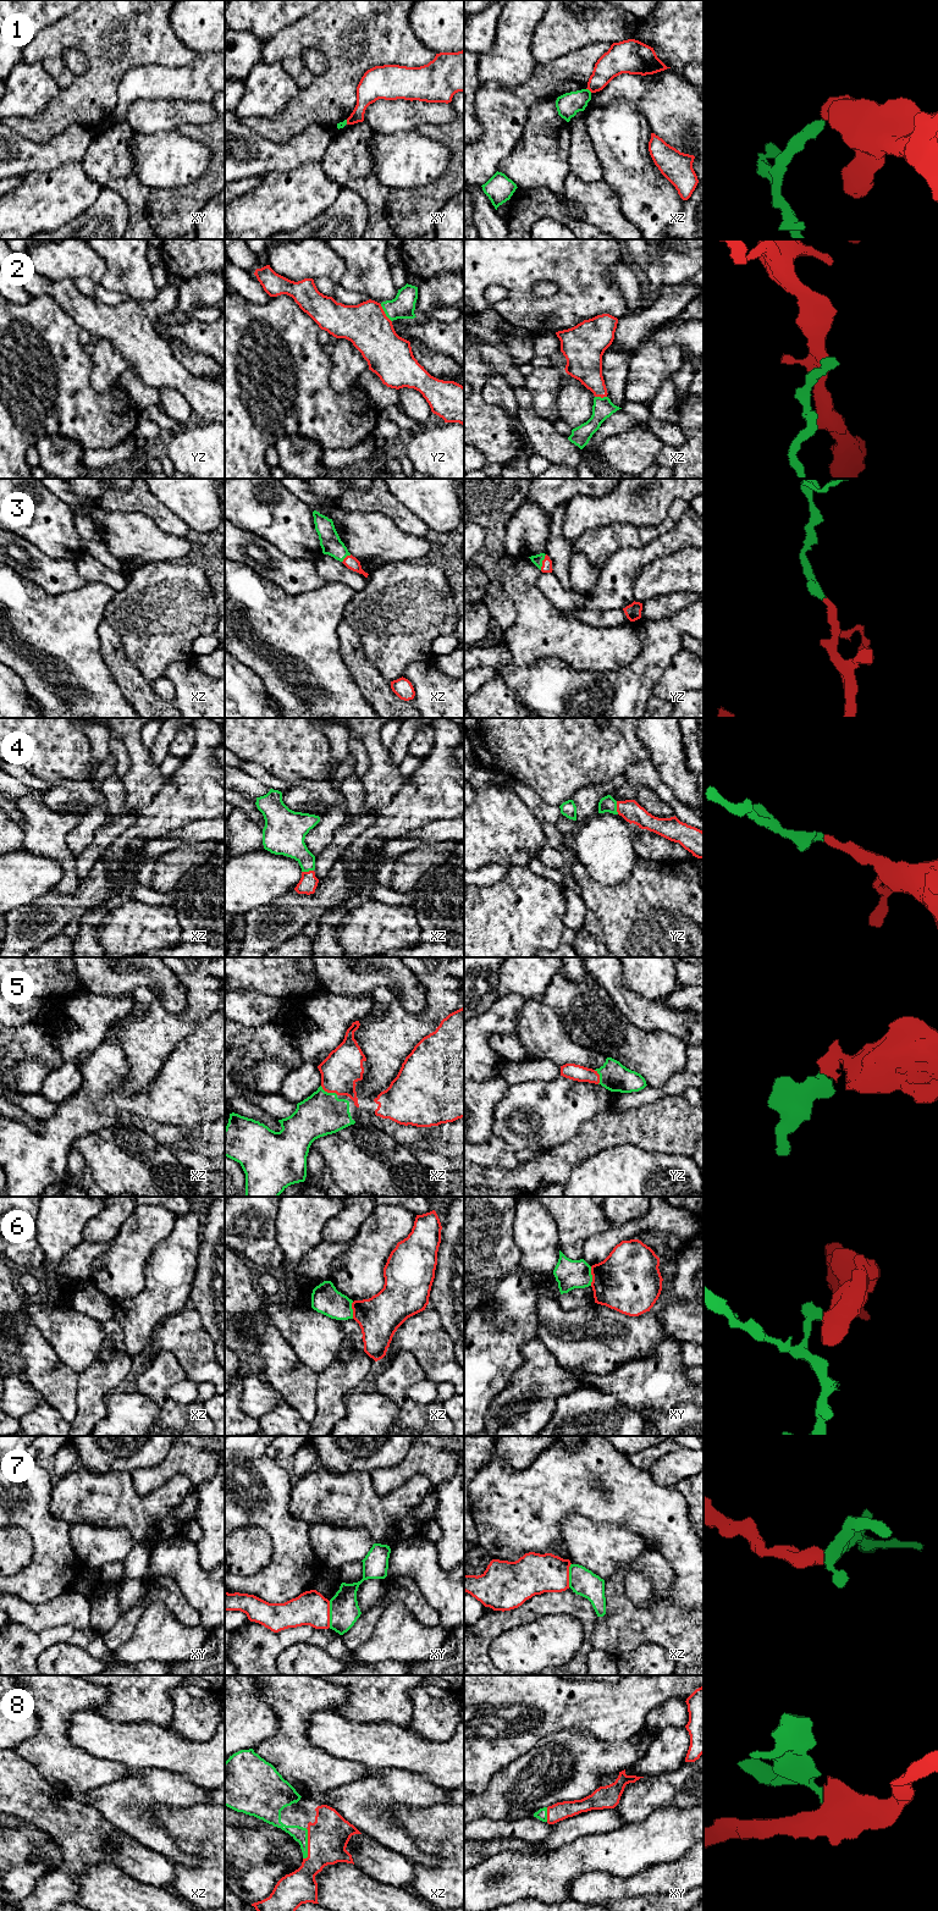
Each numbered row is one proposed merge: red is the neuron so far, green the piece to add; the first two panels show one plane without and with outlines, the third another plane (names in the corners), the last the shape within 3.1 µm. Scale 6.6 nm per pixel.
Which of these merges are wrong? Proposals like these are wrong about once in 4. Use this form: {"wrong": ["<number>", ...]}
{"wrong": ["1", "6", "7"]}

